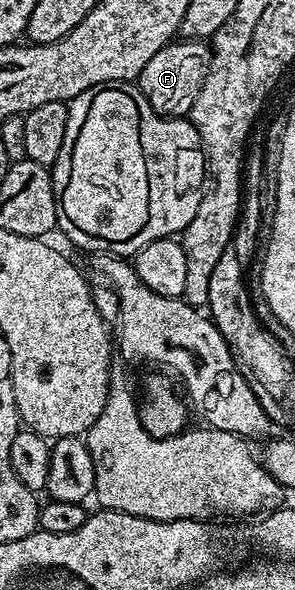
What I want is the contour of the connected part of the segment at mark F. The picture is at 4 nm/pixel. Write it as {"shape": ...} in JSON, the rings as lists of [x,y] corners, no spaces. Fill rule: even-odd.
{"shape":[[[174,41],[159,49],[159,53],[143,65],[143,73],[135,81],[151,109],[166,117],[188,116],[191,105],[195,105],[195,97],[199,97],[199,89],[203,89],[210,54],[210,44],[205,41]]]}

